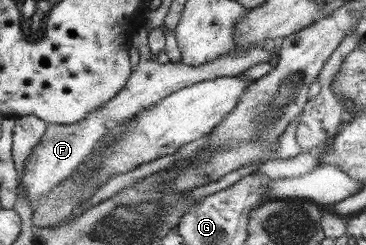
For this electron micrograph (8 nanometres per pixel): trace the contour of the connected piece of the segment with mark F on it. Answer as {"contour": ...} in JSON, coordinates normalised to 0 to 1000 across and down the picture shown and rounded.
{"contour":[[[377,110],[369,122],[358,143],[355,171],[358,196],[377,208],[380,245],[369,269],[369,290],[358,298],[355,327],[325,367],[320,392],[292,412],[276,441],[260,445],[257,457],[238,461],[216,498],[131,506],[107,580],[85,608],[66,657],[57,722],[57,767],[68,776],[68,804],[82,829],[107,816],[117,792],[134,784],[131,776],[156,759],[158,743],[180,731],[232,657],[257,604],[270,596],[270,580],[287,555],[287,543],[339,490],[350,490],[385,449],[429,424],[434,408],[462,396],[481,367],[598,314],[648,314],[702,257],[732,257],[738,229],[749,220],[721,204],[719,180],[694,180],[691,188],[672,188],[669,200],[645,200],[639,212],[560,257],[560,265],[516,273],[495,253],[451,253],[448,261],[413,241],[402,184],[402,122],[393,110]]]}

